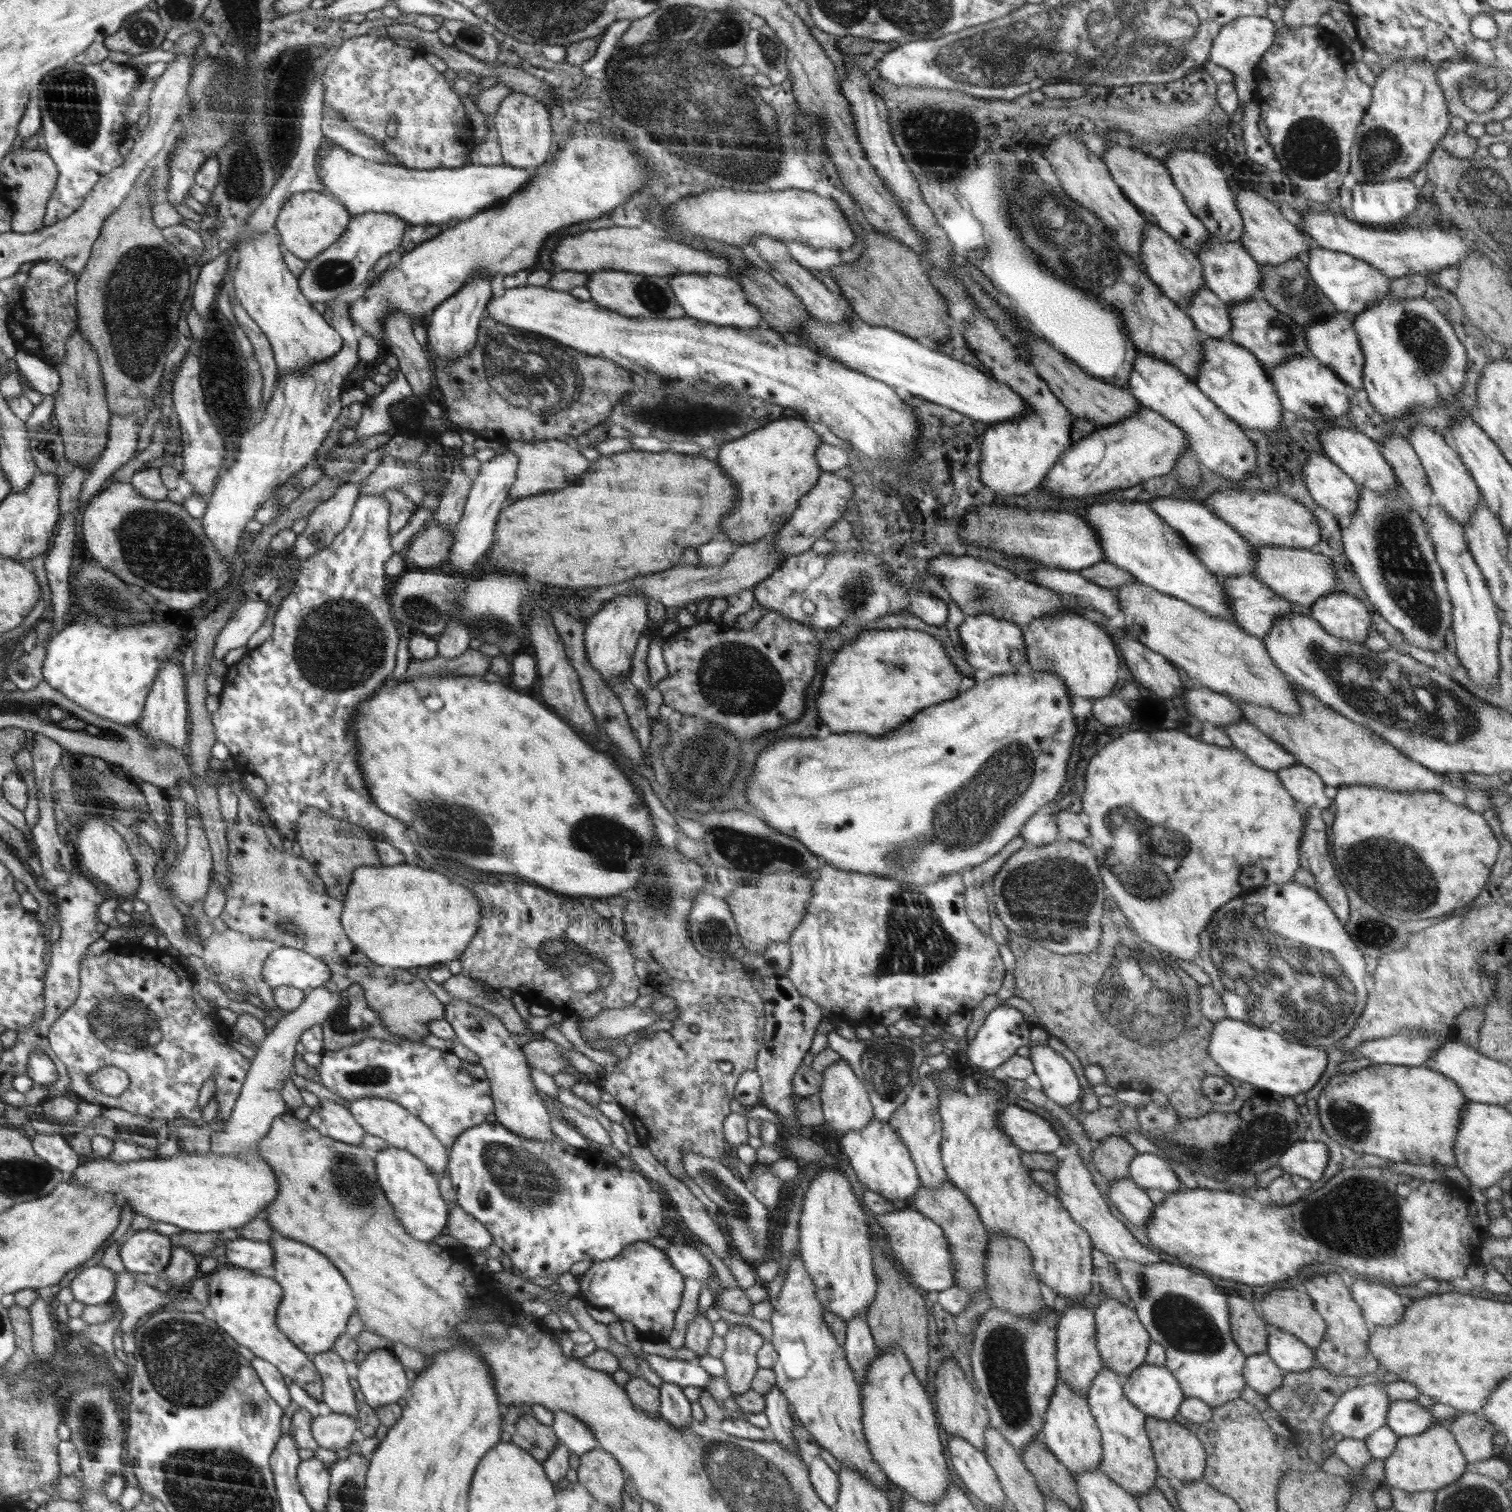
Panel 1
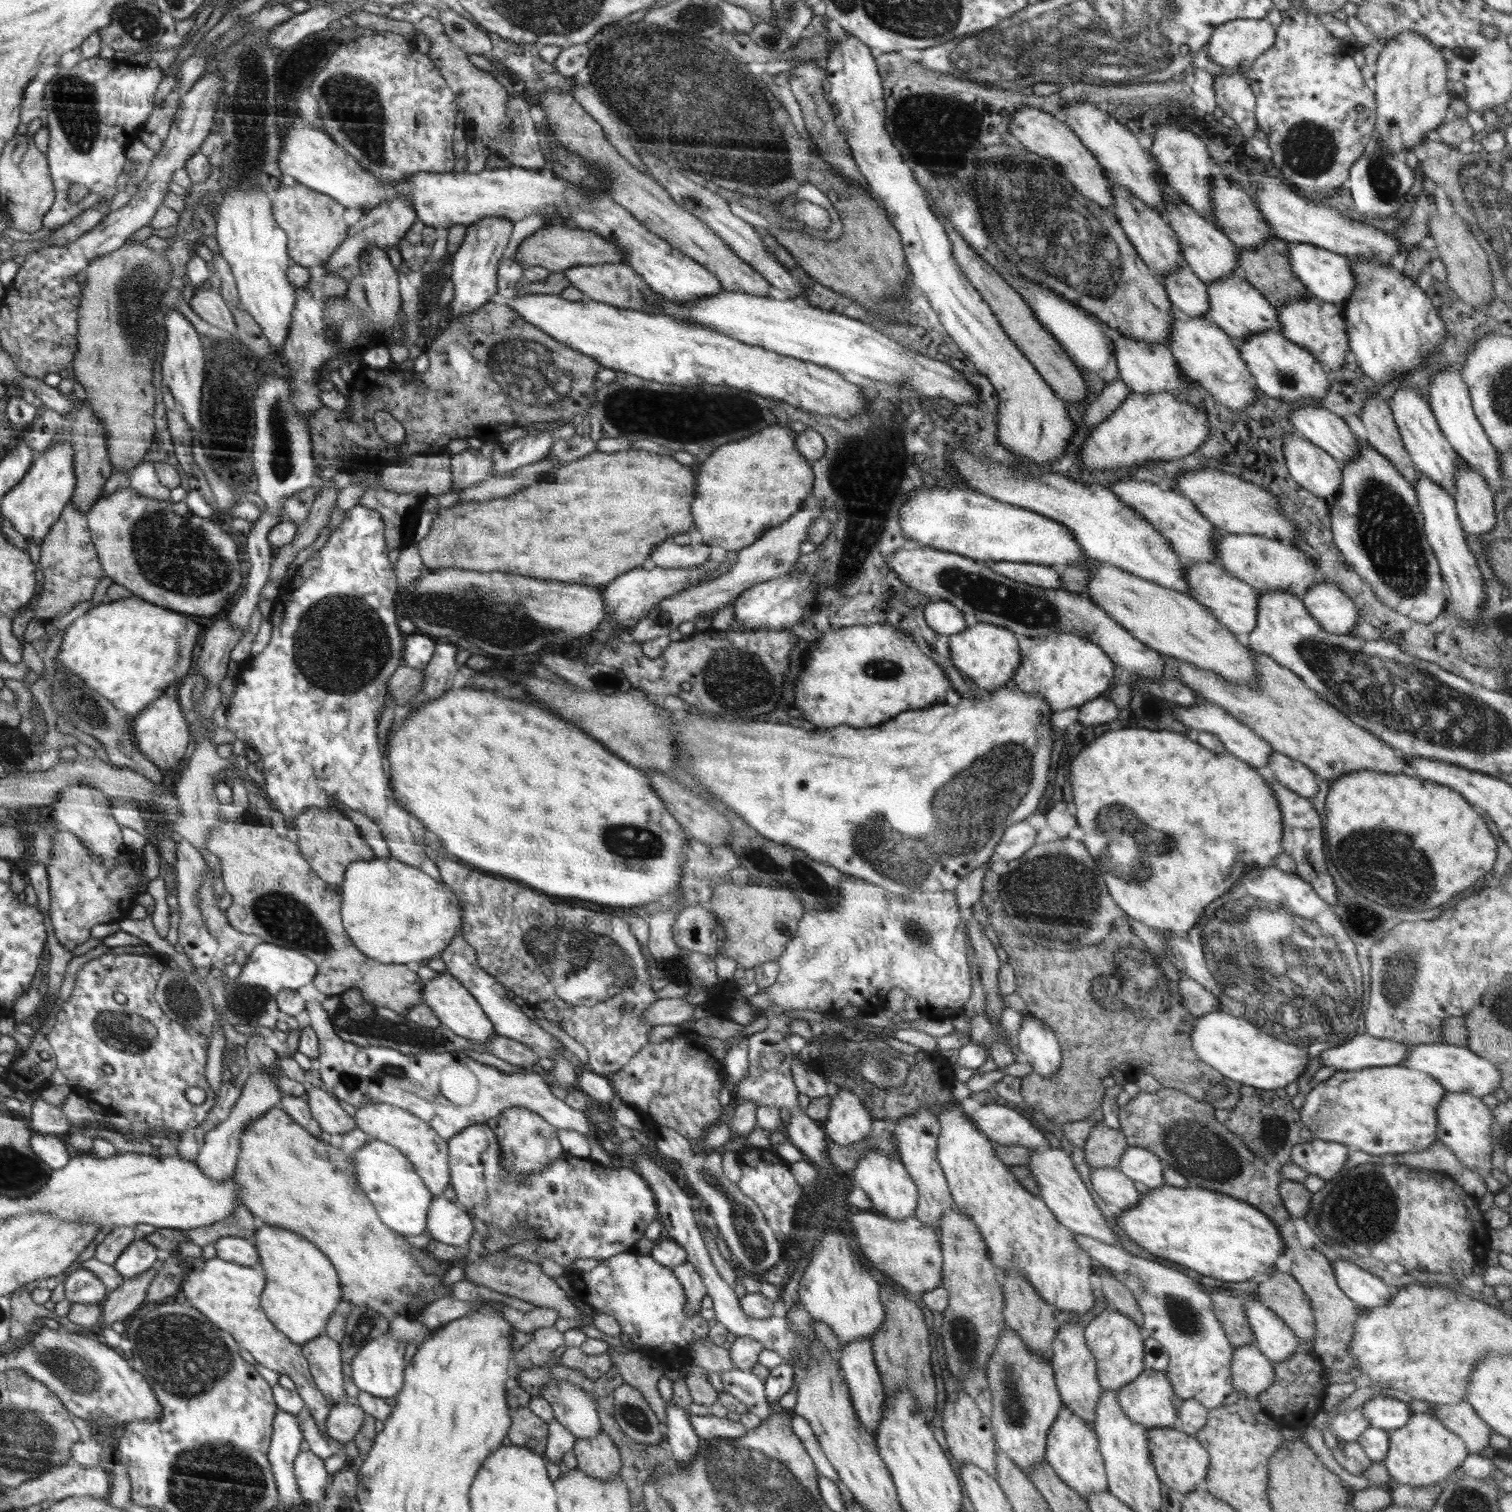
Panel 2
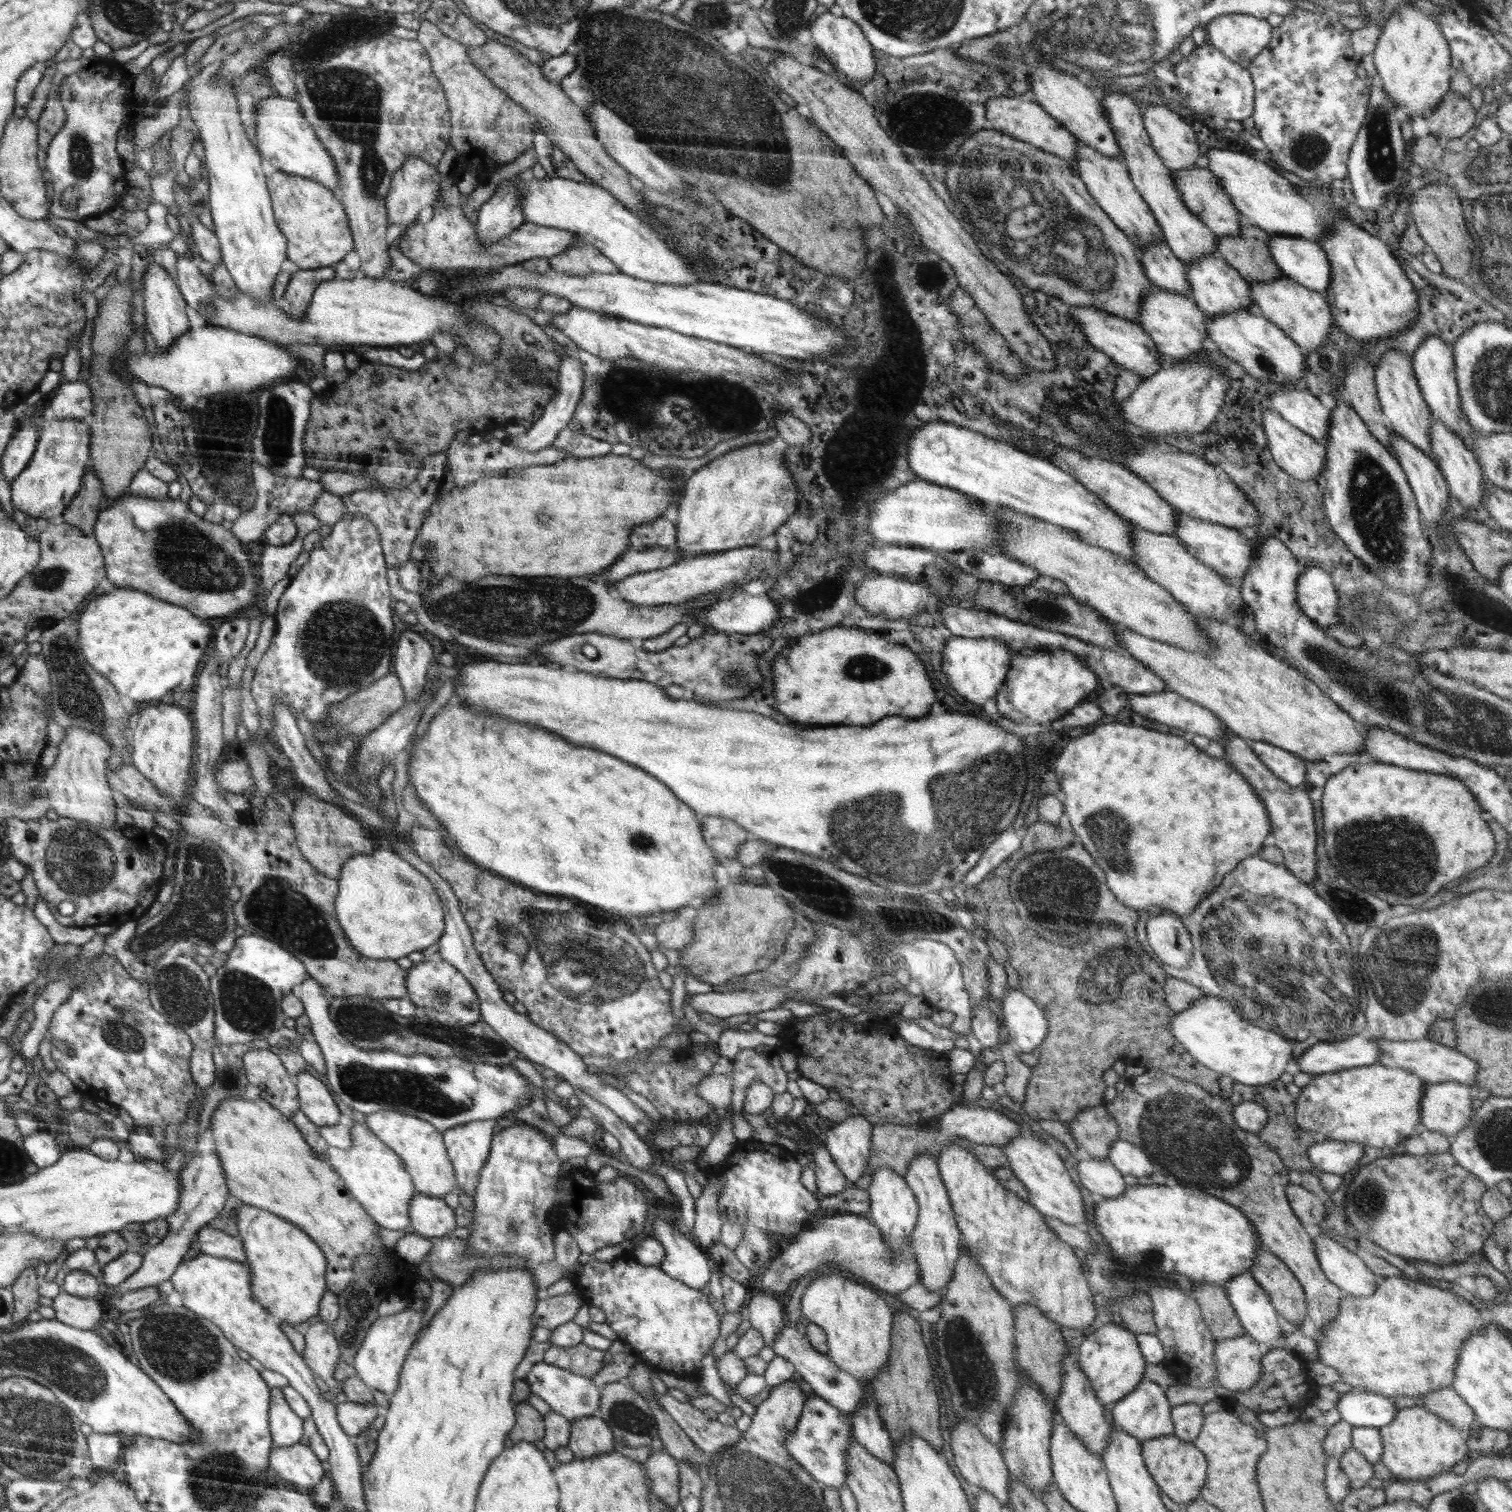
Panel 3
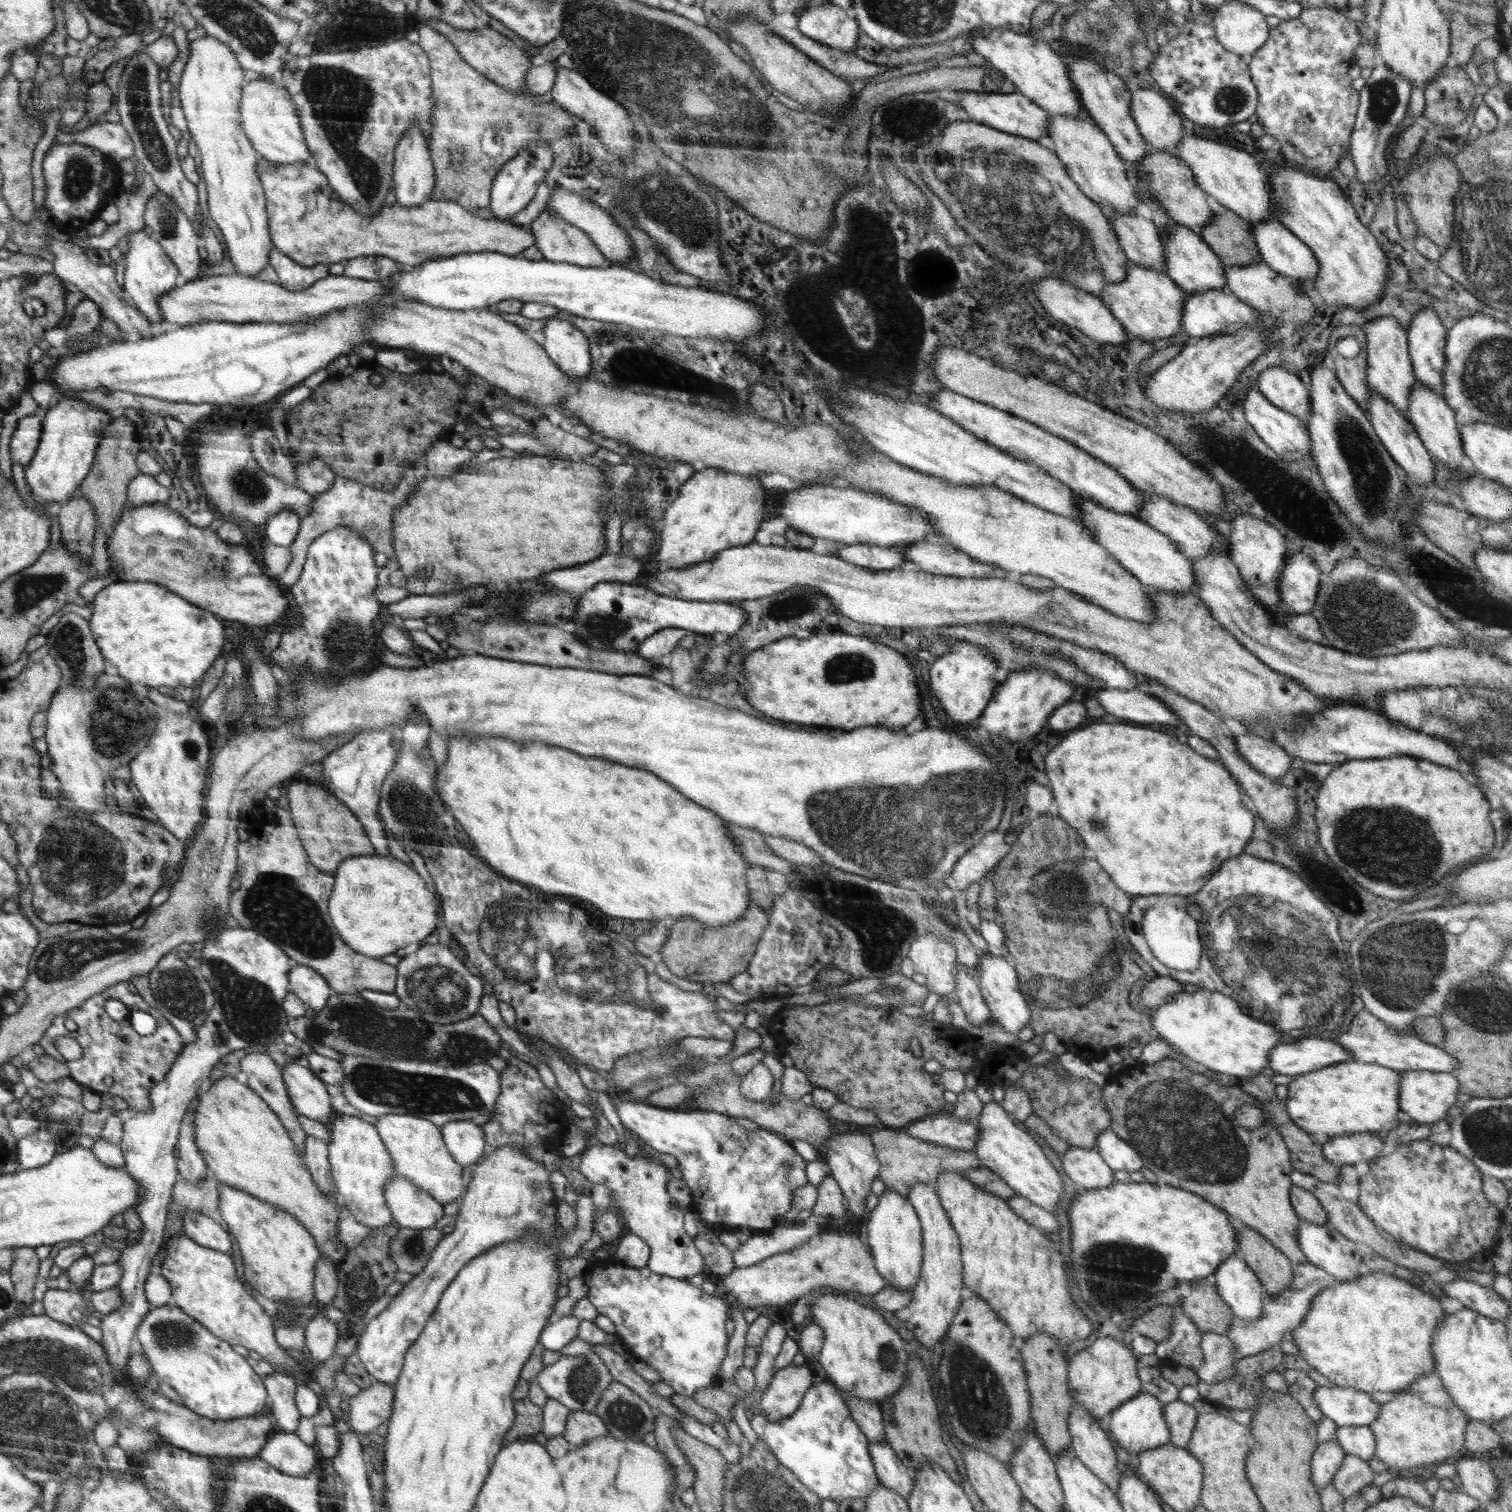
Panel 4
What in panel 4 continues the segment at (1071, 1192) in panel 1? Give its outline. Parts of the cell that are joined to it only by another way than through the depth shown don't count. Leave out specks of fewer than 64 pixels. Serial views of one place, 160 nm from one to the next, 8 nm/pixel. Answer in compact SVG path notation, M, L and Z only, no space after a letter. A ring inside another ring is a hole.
M994 1101L984 1103L977 1118L980 1136L978 1136L978 1144L972 1152L976 1153L976 1157L980 1159L981 1168L988 1168L994 1175L998 1175L1014 1190L1016 1195L1022 1196L1052 1213L1058 1208L1063 1196L1062 1179L1052 1168L1052 1164L1048 1162L1048 1158L1044 1156L1040 1146L1024 1130L1014 1126L1014 1122L1010 1122L1008 1117L1010 1116L1003 1107Z

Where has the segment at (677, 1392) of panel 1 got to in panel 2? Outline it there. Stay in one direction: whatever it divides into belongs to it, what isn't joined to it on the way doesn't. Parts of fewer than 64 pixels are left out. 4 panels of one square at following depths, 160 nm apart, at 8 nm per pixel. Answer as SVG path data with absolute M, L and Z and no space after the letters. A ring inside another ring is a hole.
M666 1401L666 1420L668 1448L670 1450L670 1459L675 1464L683 1466L689 1464L697 1455L698 1447L701 1444L701 1438L694 1432L689 1416L682 1408L677 1408L674 1403Z

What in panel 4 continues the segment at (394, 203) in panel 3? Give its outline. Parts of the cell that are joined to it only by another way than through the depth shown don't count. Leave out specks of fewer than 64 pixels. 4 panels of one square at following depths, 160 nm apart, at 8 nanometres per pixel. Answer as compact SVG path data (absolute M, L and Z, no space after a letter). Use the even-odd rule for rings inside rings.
M414 127L413 130L409 128L406 136L400 140L396 148L392 164L394 198L400 206L418 208L432 201L434 187L436 187L434 167L428 141L425 139L423 132L418 127Z

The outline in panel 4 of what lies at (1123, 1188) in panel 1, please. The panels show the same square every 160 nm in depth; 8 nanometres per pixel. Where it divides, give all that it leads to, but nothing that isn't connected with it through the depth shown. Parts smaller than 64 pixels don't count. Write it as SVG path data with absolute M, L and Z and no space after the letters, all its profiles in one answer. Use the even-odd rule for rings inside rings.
M1070 1147L1060 1156L1062 1170L1075 1185L1088 1190L1106 1188L1115 1180L1114 1170L1110 1169L1100 1154L1094 1149Z

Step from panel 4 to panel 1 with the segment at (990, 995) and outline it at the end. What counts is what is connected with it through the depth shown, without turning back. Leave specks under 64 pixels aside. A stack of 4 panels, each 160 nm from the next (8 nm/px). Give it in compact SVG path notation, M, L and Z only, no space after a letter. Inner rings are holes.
M1032 1045L1029 1059L1042 1082L1042 1090L1056 1104L1065 1108L1075 1103L1082 1095L1083 1089L1078 1076L1066 1058L1050 1045Z

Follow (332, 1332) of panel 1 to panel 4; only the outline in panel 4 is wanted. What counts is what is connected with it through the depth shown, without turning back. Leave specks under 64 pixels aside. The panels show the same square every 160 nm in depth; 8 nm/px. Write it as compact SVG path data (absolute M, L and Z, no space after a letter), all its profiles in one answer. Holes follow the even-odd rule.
M220 1184L218 1211L225 1227L238 1241L242 1256L244 1279L258 1294L287 1307L311 1310L311 1302L315 1296L314 1268L320 1260L321 1251L316 1250L317 1242L312 1233L292 1213L278 1206L258 1200L248 1192L232 1186Z

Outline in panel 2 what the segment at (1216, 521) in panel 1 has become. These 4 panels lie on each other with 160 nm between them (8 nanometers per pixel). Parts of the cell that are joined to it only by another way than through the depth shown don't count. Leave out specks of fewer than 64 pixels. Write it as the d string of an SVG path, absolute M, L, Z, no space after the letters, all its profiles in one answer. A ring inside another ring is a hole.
M1131 478L1109 482L1106 487L1122 502L1139 512L1141 517L1152 525L1152 528L1161 532L1161 535L1170 541L1173 551L1184 564L1187 564L1188 561L1212 562L1215 557L1213 534L1219 529L1205 516L1202 516L1201 512L1198 512L1196 505L1191 500L1176 490L1168 491L1160 485Z

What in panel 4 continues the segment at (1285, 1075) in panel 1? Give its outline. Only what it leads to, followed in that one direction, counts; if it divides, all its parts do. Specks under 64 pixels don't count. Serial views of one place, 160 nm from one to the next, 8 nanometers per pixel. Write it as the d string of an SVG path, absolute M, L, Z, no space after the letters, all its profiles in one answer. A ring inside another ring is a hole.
M1198 988L1193 993L1182 991L1175 994L1169 1001L1158 1005L1151 1016L1151 1024L1163 1040L1166 1040L1173 1048L1176 1048L1180 1053L1188 1056L1188 1058L1200 1062L1216 1072L1239 1078L1245 1076L1252 1078L1258 1075L1262 1068L1267 1066L1269 1063L1269 1052L1280 1042L1282 1036L1286 1037L1286 1044L1294 1044L1294 1040L1299 1041L1303 1039L1298 1038L1298 1034L1296 1034L1296 1038L1294 1038L1294 1034L1278 1034L1278 1032L1286 1030L1284 1006L1286 1006L1286 996L1282 998L1282 992L1280 992L1280 1022L1276 1024L1276 1022L1270 1020L1270 1024L1268 1022L1263 1023L1242 1012L1239 1004L1231 996L1226 996L1220 991Z

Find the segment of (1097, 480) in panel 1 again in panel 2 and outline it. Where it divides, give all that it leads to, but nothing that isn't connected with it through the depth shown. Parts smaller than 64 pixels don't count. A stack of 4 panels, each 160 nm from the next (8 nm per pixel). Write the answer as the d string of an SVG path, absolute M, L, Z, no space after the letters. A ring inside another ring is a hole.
M1131 393L1104 422L1092 428L1080 449L1081 469L1120 470L1148 460L1176 460L1197 451L1209 436L1210 414L1180 397L1163 393Z

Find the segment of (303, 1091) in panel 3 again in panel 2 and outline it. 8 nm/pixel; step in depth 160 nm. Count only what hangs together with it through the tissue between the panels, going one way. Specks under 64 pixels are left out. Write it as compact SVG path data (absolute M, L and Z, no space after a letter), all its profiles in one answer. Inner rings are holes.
M307 1085L307 1089L303 1098L322 1131L342 1135L357 1127L355 1118L340 1107L338 1098L313 1085Z

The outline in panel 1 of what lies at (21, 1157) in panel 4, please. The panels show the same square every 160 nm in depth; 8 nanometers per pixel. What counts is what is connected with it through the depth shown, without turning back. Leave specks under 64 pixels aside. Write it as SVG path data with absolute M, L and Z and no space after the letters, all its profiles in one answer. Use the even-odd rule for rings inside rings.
M40 1134L32 1138L31 1144L37 1156L66 1176L82 1164L81 1157L72 1150L68 1139L60 1134Z

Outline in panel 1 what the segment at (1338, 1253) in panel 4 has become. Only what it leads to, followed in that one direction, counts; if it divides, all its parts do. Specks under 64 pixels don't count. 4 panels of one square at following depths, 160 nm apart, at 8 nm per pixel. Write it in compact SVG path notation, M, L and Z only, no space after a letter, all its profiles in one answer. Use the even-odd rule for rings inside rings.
M1353 1280L1349 1289L1371 1326L1395 1325L1405 1312L1404 1297L1380 1283Z

